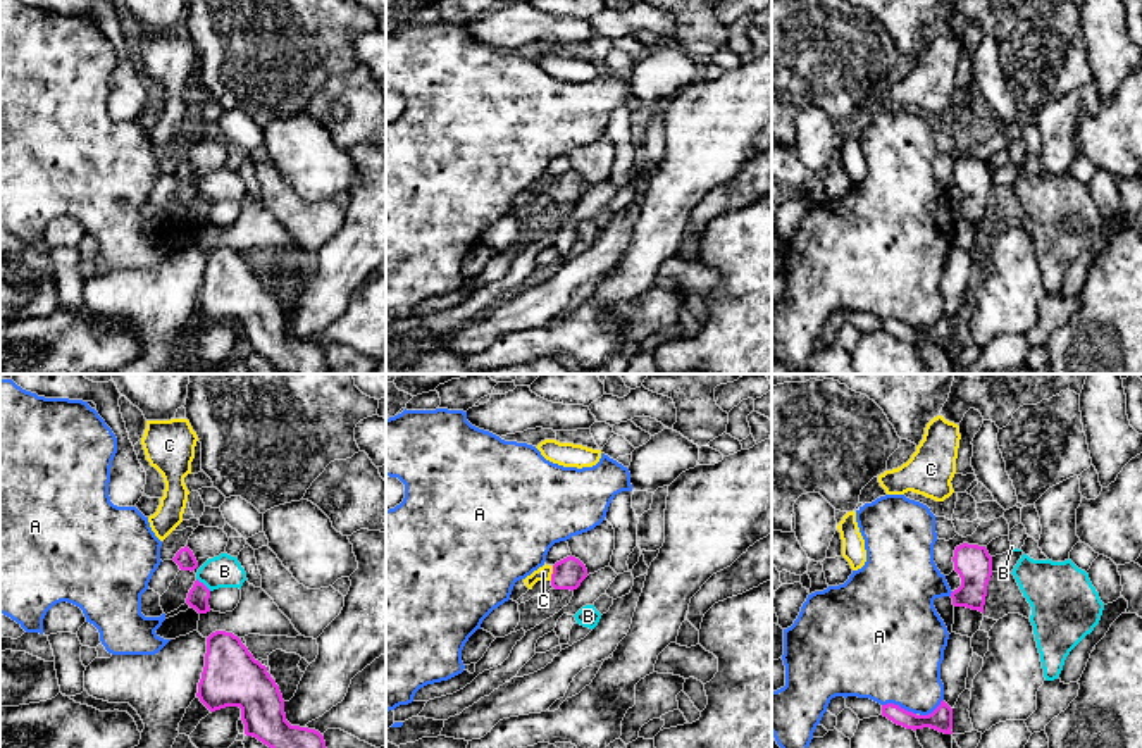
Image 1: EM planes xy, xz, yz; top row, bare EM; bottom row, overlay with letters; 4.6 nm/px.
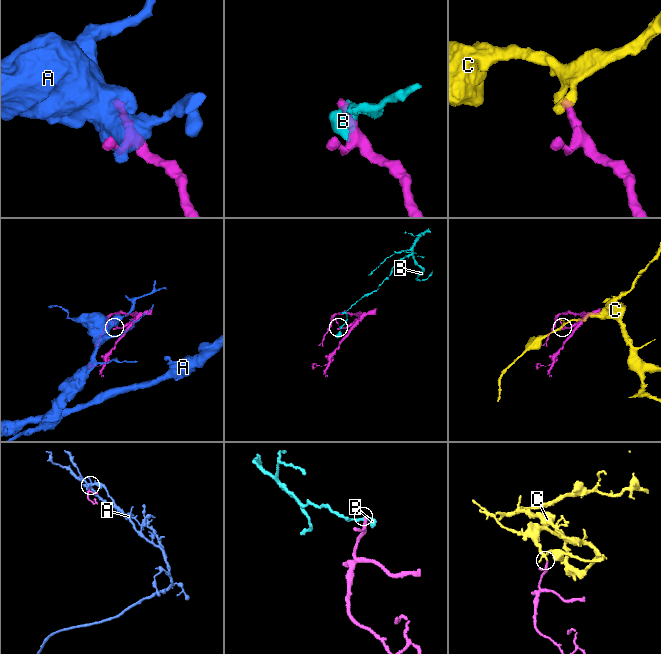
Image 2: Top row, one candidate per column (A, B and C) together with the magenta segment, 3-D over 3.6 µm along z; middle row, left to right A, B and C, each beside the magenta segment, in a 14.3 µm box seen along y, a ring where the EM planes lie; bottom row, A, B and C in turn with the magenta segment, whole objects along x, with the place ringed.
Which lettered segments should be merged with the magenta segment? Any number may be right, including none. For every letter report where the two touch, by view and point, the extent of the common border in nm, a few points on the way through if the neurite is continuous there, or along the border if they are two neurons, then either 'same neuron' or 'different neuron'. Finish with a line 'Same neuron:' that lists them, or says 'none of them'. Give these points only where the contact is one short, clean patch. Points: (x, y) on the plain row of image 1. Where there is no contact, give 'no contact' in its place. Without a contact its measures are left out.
A: contact yz (898, 319); length 170 nm; different neuron
B: contact xy (202, 197); length 90 nm; border xy (197, 192), (211, 204); different neuron
C: contact xz (553, 186); length 70 nm; way xz (567, 188), (553, 186), (543, 186); same neuron
Same neuron: C

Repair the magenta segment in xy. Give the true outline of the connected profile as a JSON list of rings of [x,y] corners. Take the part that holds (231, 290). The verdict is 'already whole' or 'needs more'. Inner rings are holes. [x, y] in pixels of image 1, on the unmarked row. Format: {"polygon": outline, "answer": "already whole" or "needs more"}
{"polygon": [[[215,245],[207,252],[196,310],[210,326],[239,321],[245,348],[272,362],[277,372],[329,374],[319,345],[286,334],[279,300],[233,246]]], "answer": "already whole"}

